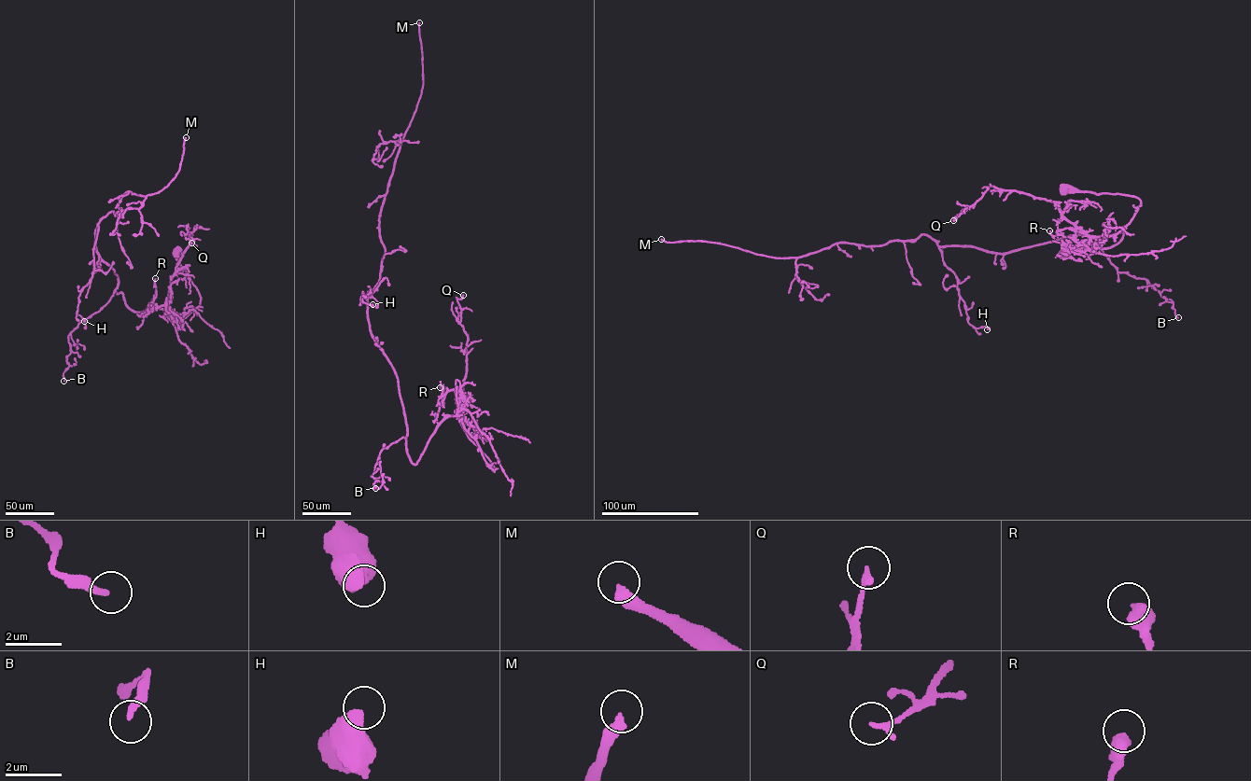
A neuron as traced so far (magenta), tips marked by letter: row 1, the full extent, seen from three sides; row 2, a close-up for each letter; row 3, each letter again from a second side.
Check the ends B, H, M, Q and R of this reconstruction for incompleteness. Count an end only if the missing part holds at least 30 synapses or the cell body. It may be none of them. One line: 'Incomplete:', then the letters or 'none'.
Incomplete: M

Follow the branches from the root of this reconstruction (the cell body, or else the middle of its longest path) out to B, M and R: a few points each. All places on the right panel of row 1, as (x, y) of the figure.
B: (1062, 187), (1140, 201), (1088, 243), (1112, 246), (1124, 229), (1101, 247), (1178, 317)
M: (1062, 187), (1140, 204), (1088, 243), (1105, 248), (1124, 229), (1002, 253), (923, 234), (783, 258), (661, 239)
R: (1062, 187), (1136, 197), (1140, 204), (1117, 233), (1092, 237), (1088, 243), (1095, 250), (1089, 255), (1049, 230)

